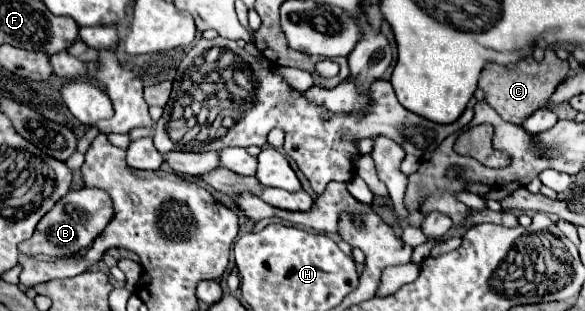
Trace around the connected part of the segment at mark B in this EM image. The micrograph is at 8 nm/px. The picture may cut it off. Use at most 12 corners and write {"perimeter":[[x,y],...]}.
{"perimeter":[[70,191],[18,245],[24,255],[70,257],[112,221],[112,199]]}

